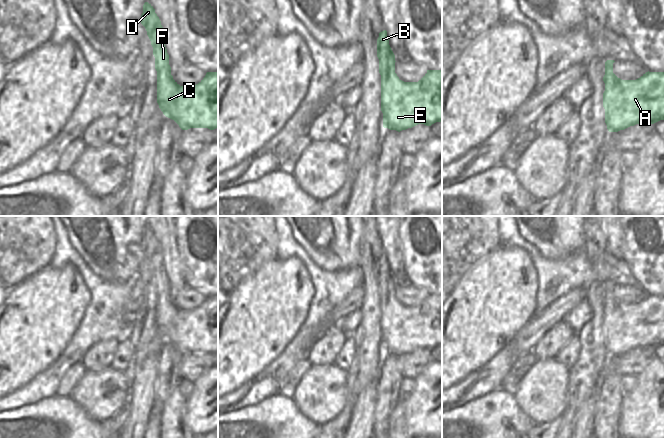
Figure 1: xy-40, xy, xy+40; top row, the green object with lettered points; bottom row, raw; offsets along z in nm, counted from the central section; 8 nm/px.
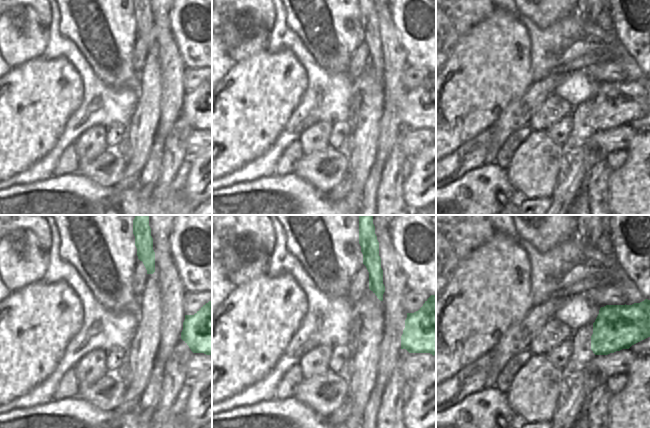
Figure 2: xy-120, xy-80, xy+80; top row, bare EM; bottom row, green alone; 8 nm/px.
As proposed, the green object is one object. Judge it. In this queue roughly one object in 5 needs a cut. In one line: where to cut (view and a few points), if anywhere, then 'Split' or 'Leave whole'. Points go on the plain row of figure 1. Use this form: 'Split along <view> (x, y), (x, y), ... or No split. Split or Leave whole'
No split. Leave whole.

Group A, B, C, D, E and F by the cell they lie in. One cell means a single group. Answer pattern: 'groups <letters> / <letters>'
groups A B C D E F

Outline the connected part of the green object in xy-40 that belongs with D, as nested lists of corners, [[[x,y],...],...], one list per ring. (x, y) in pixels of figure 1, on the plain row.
[[[148,226],[143,229],[141,248],[145,251],[153,271],[157,295],[157,327],[163,338],[174,344],[182,354],[190,352],[214,354],[218,352],[218,296],[207,296],[205,301],[194,310],[180,310],[171,299],[161,245],[153,230]]]

